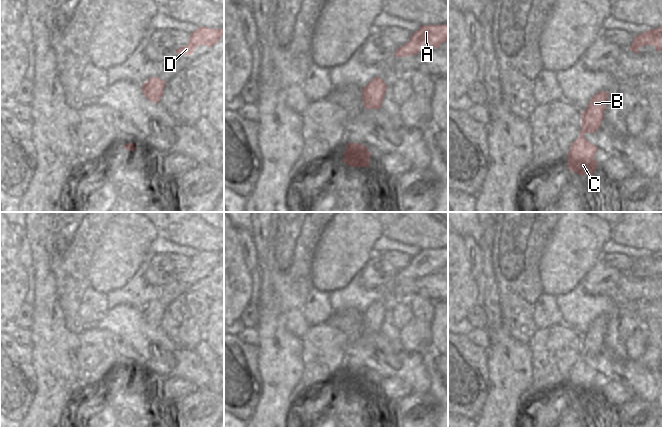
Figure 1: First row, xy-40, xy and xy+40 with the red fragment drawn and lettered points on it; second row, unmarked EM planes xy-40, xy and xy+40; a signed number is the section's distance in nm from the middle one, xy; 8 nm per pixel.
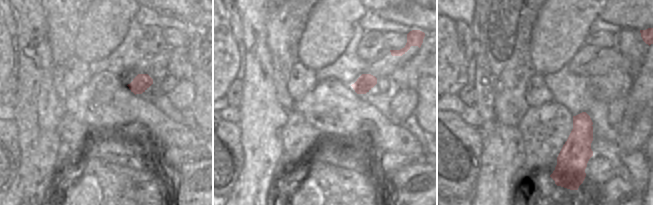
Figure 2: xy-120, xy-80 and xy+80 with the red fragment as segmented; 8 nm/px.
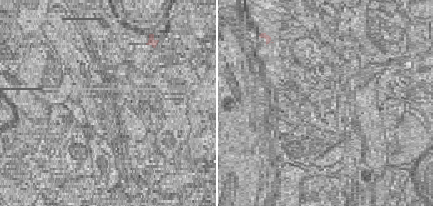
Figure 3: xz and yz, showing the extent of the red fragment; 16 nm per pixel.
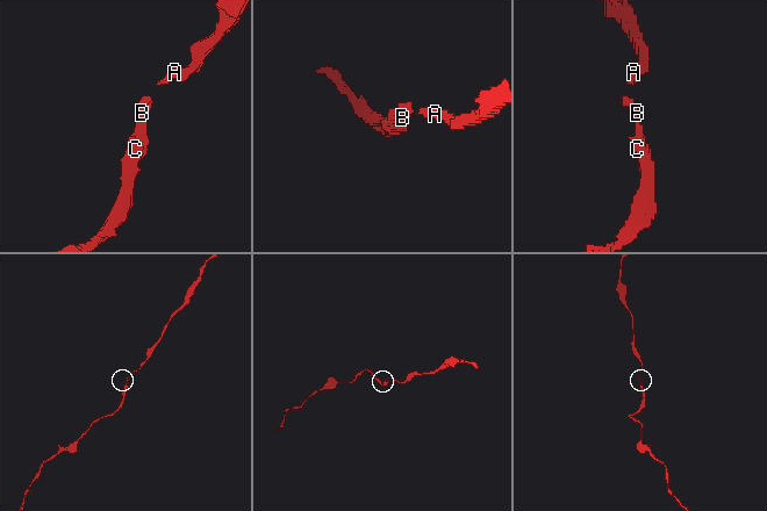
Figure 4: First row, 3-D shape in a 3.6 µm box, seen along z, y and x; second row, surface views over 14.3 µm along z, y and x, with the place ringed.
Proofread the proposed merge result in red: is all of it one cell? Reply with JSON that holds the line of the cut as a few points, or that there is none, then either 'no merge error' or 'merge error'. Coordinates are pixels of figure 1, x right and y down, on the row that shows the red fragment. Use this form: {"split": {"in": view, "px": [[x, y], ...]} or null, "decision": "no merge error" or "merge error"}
{"split": null, "decision": "no merge error"}

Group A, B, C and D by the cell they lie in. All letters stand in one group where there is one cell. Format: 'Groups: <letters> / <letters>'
Groups: A B C D.

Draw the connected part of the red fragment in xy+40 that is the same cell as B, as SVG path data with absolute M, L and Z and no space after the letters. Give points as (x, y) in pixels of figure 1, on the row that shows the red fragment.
M599 91L582 111L582 128L579 137L572 143L568 152L567 168L578 175L593 175L598 166L594 156L598 148L584 138L585 133L595 133L604 119L604 111L609 93Z

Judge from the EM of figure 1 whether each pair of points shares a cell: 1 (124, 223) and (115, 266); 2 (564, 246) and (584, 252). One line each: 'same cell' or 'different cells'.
1: same cell
2: same cell

